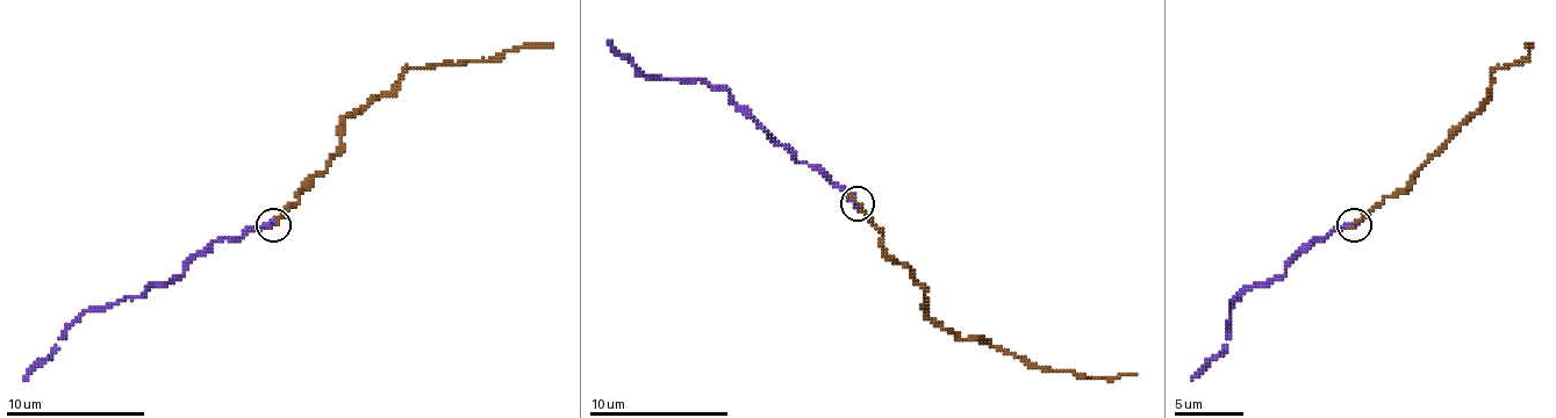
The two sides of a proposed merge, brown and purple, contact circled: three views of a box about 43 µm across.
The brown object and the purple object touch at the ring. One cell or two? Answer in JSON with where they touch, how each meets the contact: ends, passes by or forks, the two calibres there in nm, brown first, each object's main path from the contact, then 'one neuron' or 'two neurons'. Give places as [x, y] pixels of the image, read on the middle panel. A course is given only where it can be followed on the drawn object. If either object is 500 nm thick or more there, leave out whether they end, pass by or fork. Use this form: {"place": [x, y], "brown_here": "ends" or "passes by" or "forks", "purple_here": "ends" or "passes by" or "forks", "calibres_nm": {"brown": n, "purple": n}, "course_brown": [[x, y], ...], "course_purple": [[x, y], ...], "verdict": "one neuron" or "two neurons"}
{"place": [858, 203], "brown_here": "ends", "purple_here": "ends", "calibres_nm": {"brown": 150, "purple": 340}, "course_brown": [[858, 204], [882, 231], [882, 249], [924, 290], [924, 311], [945, 329], [1049, 370], [1135, 374]], "course_purple": [[858, 204], [795, 159], [726, 89], [639, 76], [608, 41]], "verdict": "one neuron"}

